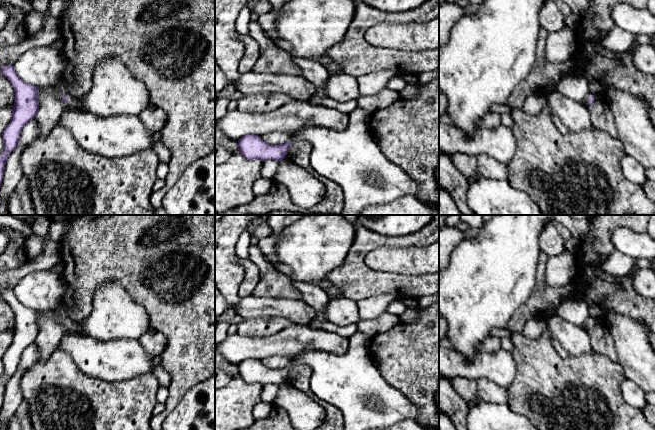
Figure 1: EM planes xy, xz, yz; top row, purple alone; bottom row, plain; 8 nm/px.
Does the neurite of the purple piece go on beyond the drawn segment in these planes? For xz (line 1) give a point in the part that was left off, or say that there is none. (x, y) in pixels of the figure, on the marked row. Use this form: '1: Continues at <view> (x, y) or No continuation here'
1: No continuation here

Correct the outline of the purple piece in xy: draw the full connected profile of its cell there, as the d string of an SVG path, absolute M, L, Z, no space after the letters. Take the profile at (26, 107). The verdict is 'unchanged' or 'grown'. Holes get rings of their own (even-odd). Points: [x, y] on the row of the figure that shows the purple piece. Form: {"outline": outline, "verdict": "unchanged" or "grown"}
{"outline": "M5 65L0 69L15 91L15 103L12 109L11 121L1 134L4 152L0 155L0 186L3 180L6 161L16 148L23 127L39 112L38 87L25 83L18 77L13 65Z", "verdict": "unchanged"}

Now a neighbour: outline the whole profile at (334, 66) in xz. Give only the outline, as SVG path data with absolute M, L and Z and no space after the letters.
M331 59L328 64L328 72L332 74L343 73L343 64L337 60Z

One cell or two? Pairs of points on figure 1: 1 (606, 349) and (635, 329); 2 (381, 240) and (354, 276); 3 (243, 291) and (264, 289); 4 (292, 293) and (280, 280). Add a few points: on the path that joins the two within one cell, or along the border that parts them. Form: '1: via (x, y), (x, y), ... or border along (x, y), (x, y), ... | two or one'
1: border along (607, 321), (617, 361) | two
2: via (370, 244), (355, 260), (354, 265) | one
3: border along (257, 266), (259, 281), (251, 294) | two
4: via (289, 290), (282, 283) | one

